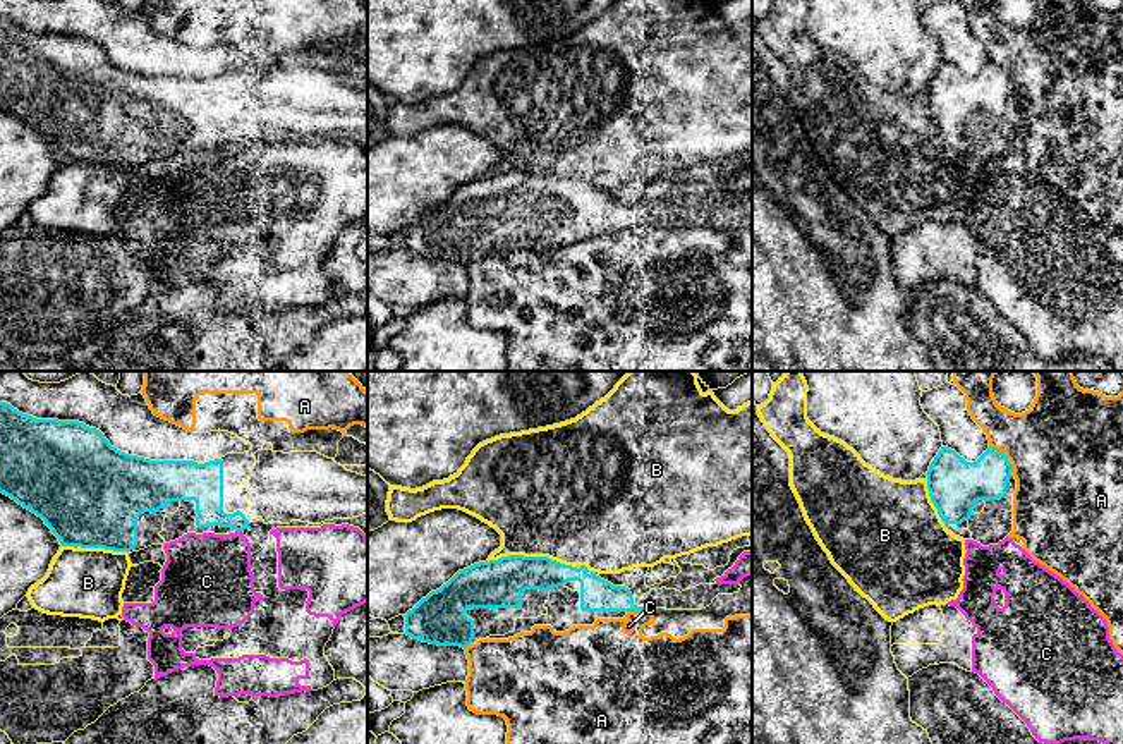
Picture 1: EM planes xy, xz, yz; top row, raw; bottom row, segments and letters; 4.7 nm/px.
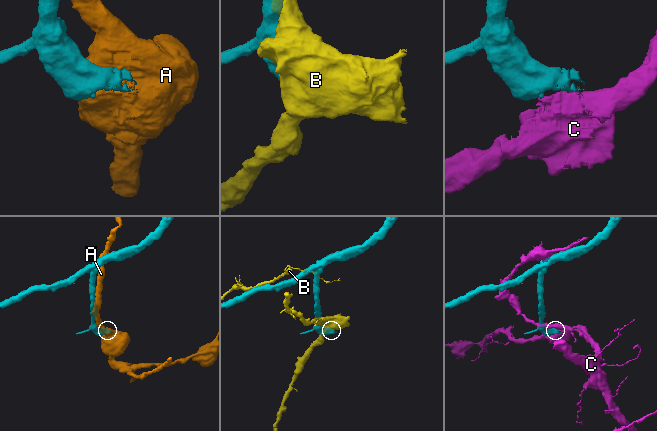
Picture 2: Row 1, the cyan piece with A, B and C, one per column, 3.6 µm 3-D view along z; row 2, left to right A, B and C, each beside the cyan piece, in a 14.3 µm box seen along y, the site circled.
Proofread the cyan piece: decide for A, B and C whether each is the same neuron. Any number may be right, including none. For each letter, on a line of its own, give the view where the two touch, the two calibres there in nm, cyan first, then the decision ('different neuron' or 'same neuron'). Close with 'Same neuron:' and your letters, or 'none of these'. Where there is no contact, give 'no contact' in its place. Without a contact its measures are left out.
A: contact in yz; calibres 240 and 400 nm; different neuron
B: contact in xz; calibres 220 and 480 nm; different neuron
C: contact in xy; calibres 160 and 380 nm; different neuron
Same neuron: none of these

